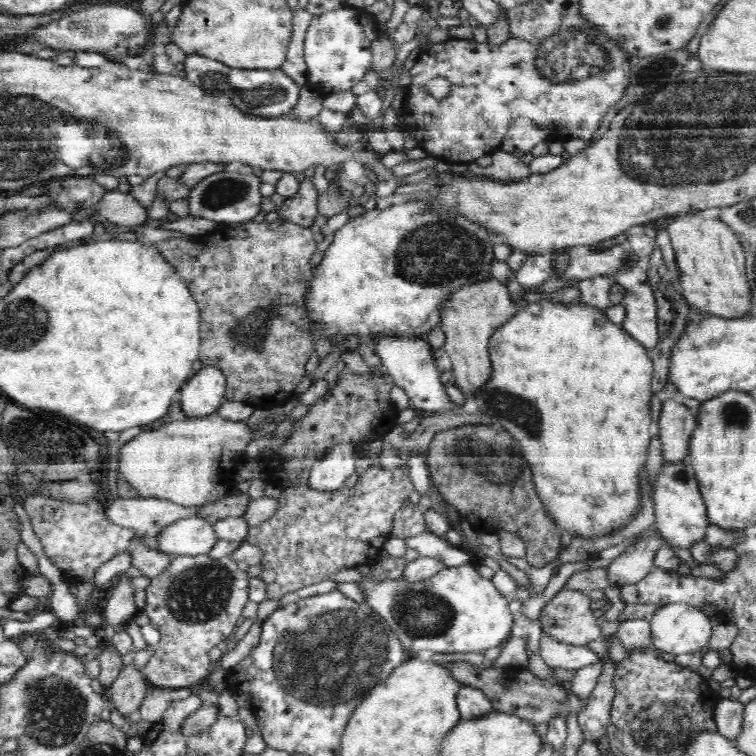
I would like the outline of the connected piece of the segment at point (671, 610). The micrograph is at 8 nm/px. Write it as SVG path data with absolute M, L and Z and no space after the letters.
M668 603L651 617L651 641L657 650L690 654L710 642L711 619L695 606Z

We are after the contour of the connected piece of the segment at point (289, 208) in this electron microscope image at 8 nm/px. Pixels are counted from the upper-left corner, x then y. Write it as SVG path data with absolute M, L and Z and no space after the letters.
M305 178L298 192L292 198L286 197L286 201L277 206L279 218L292 224L303 225L304 228L310 228L318 216L318 196L319 193L314 187L312 178Z

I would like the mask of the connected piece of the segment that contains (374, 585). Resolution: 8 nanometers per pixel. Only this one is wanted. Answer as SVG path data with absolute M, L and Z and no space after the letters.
M464 564L460 567L444 568L435 576L416 582L408 580L364 580L362 582L366 604L372 606L381 618L386 621L392 632L399 636L405 649L415 652L432 650L442 654L452 652L481 652L487 648L502 646L513 632L514 619L506 598L495 588L492 580L480 576L475 564Z

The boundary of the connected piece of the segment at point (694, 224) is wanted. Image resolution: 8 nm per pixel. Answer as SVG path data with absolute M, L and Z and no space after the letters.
M701 211L669 219L667 231L675 252L679 270L679 293L699 312L740 319L754 310L752 295L745 271L745 256L736 234L718 218L702 218Z

